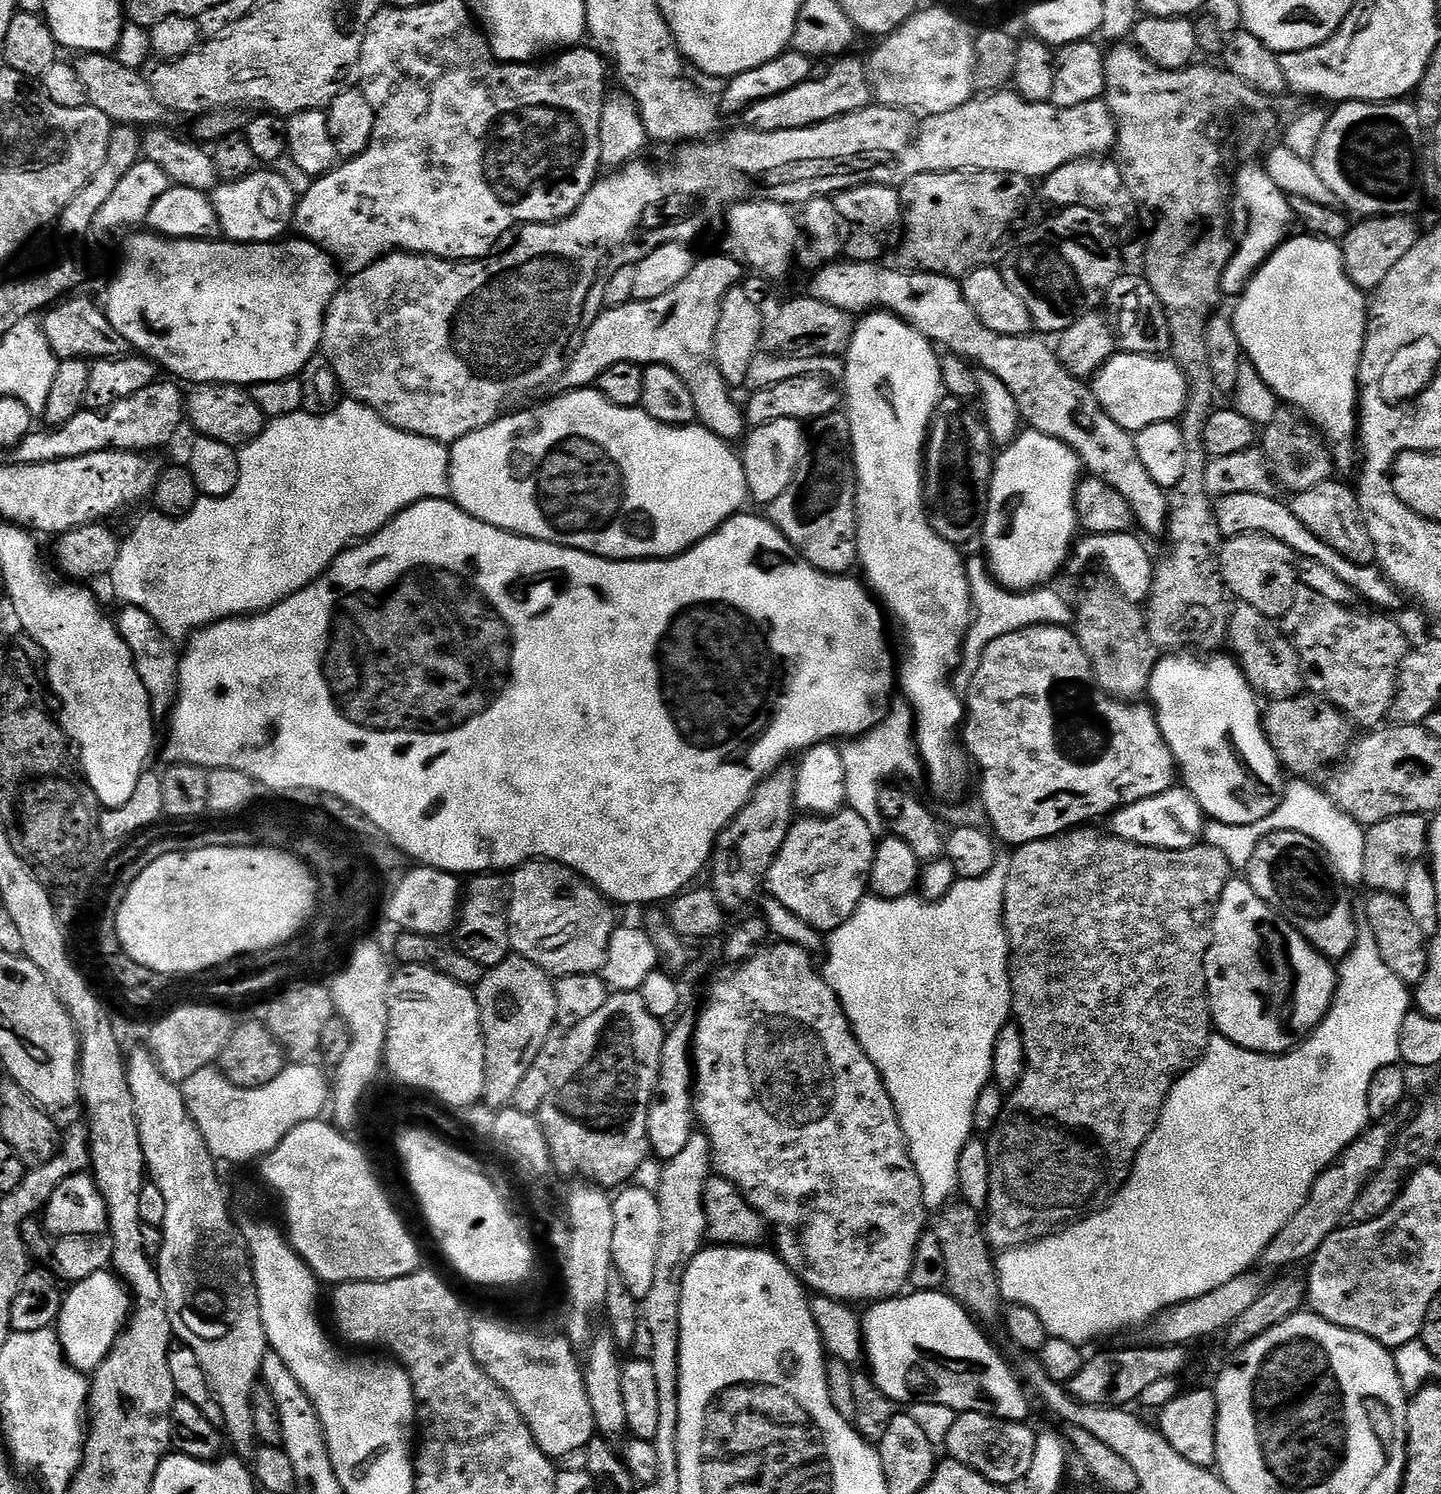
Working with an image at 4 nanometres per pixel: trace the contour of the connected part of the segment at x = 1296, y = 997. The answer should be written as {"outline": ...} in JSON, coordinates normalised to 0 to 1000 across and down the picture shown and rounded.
{"outline":[[[853,588],[852,592],[848,596],[848,601],[844,605],[844,612],[841,614],[841,633],[838,637],[838,641],[836,645],[836,651],[838,655],[838,673],[841,675],[841,684],[843,690],[849,693],[850,696],[856,697],[861,701],[868,704],[874,704],[877,707],[887,707],[896,704],[903,697],[910,693],[915,685],[919,683],[919,680],[924,675],[924,669],[927,667],[927,659],[929,658],[929,651],[925,643],[920,641],[910,631],[899,622],[897,616],[888,612],[885,608],[881,607],[876,600],[869,595],[865,588]]]}

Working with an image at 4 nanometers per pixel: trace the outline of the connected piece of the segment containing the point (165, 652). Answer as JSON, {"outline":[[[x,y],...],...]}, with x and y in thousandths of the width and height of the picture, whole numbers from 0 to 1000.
{"outline":[[[88,406],[83,408],[82,420],[87,432],[90,432],[90,438],[94,444],[96,454],[99,454],[99,459],[105,468],[105,481],[109,485],[114,486],[119,481],[119,477],[122,473],[124,464],[125,463],[125,443],[126,437],[124,436],[123,429],[119,428],[110,419],[104,411],[98,407],[90,407]]]}

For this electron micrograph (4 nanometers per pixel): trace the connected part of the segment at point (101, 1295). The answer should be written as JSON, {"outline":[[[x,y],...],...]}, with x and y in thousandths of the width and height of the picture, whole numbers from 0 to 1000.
{"outline":[[[77,851],[62,853],[62,855],[52,857],[50,865],[44,867],[40,884],[42,900],[46,909],[55,918],[63,920],[71,912],[74,906],[86,890],[92,875],[92,868],[87,860]]]}

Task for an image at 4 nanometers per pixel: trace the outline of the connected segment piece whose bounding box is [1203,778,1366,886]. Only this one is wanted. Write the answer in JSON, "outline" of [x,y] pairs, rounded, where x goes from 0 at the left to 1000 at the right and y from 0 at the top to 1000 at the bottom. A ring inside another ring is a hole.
{"outline":[[[897,521],[892,524],[890,537],[884,542],[884,545],[879,545],[876,550],[870,550],[865,553],[858,552],[839,551],[836,554],[835,562],[840,566],[848,569],[855,578],[856,582],[865,582],[867,574],[870,574],[870,569],[876,561],[885,557],[900,557],[906,558],[922,573],[922,576],[926,580],[927,586],[933,593],[947,592],[947,581],[948,575],[947,552],[944,552],[937,545],[932,544],[927,537],[922,533],[918,527],[913,527],[911,523],[908,521]]]}

